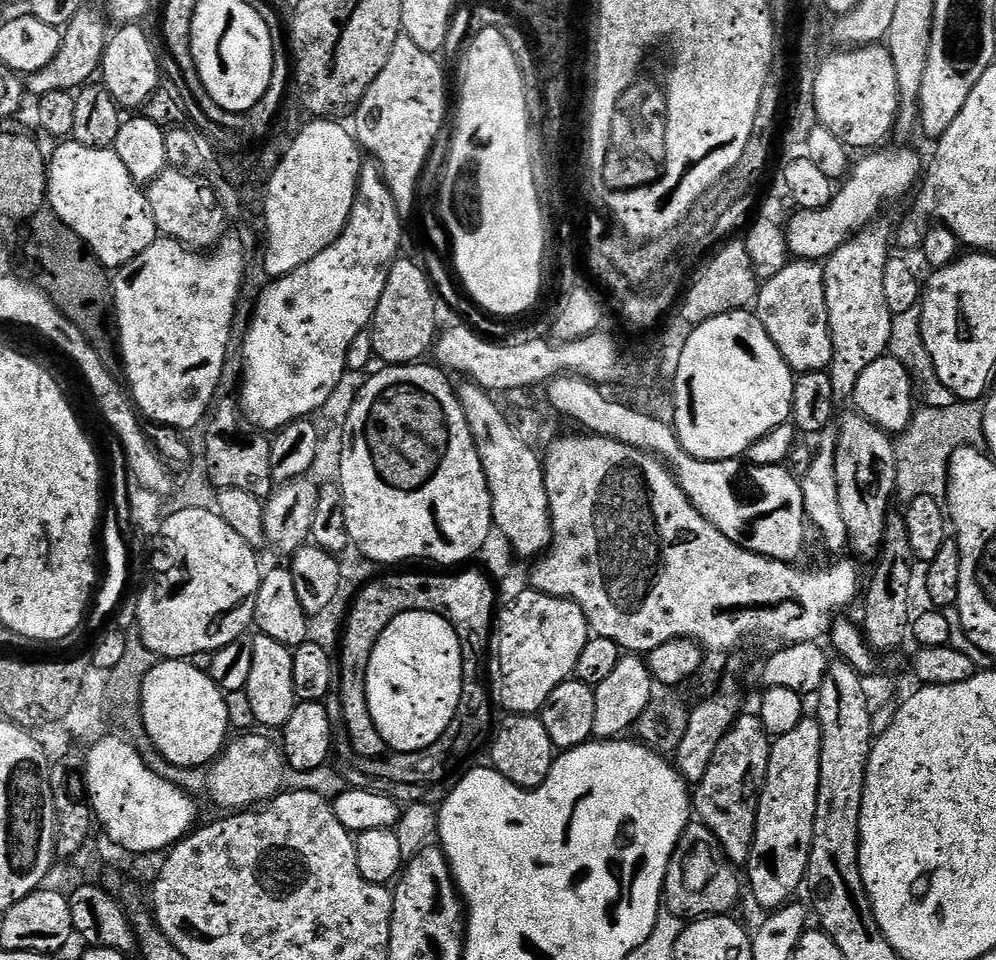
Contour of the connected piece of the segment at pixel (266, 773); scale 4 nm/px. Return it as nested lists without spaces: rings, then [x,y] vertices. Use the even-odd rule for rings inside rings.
[[[256,734],[237,735],[240,737],[236,741],[233,739],[216,757],[209,772],[200,772],[200,776],[191,771],[176,772],[176,764],[173,768],[168,768],[168,763],[164,764],[167,760],[165,757],[160,760],[160,776],[176,784],[193,798],[201,798],[200,796],[209,792],[214,803],[228,808],[224,810],[248,810],[253,806],[263,805],[285,787],[286,761],[283,751],[277,745],[275,748],[266,737],[252,735]]]

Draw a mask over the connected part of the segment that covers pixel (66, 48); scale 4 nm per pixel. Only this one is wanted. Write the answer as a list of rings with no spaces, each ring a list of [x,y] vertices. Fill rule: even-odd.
[[[85,6],[80,13],[63,29],[60,38],[58,54],[42,70],[31,73],[26,80],[26,88],[33,97],[39,98],[50,94],[54,90],[72,92],[89,83],[92,76],[101,71],[104,63],[104,51],[108,45],[110,35],[109,21],[105,13],[91,12],[91,7]],[[105,20],[105,21],[104,21]],[[108,23],[108,24],[107,24]]]

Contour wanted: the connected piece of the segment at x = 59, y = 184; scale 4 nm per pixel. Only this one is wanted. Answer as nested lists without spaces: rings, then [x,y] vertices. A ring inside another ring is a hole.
[[[60,142],[48,160],[48,207],[83,238],[88,249],[109,270],[119,270],[158,239],[145,189],[130,178],[112,148],[87,148]]]

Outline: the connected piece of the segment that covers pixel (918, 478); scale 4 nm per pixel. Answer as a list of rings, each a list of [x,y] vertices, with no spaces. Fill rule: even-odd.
[[[921,407],[912,423],[899,433],[896,445],[895,495],[907,502],[919,496],[943,501],[948,495],[948,463],[954,450],[965,447],[964,428],[956,424],[953,409]]]

